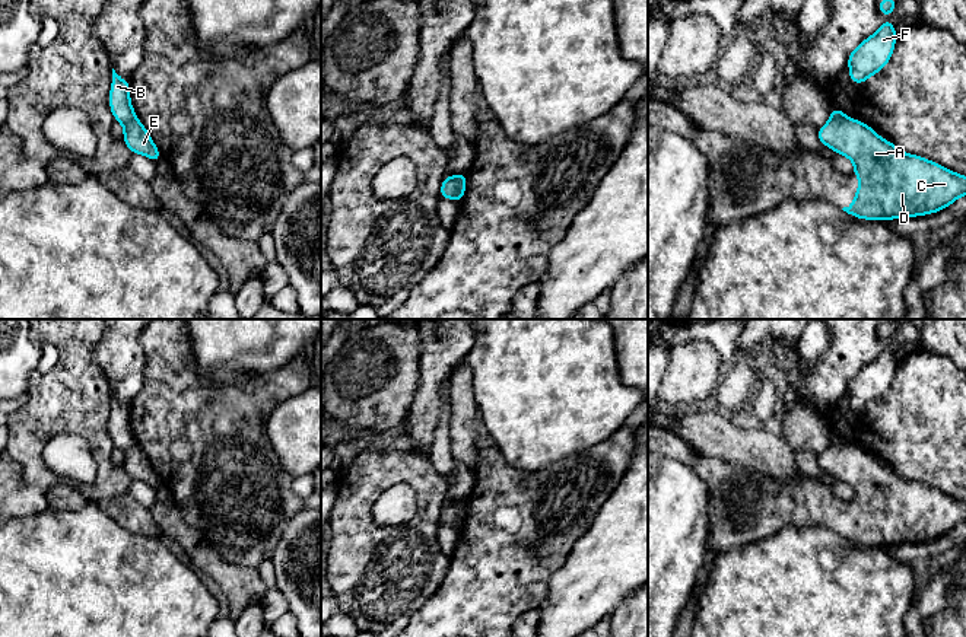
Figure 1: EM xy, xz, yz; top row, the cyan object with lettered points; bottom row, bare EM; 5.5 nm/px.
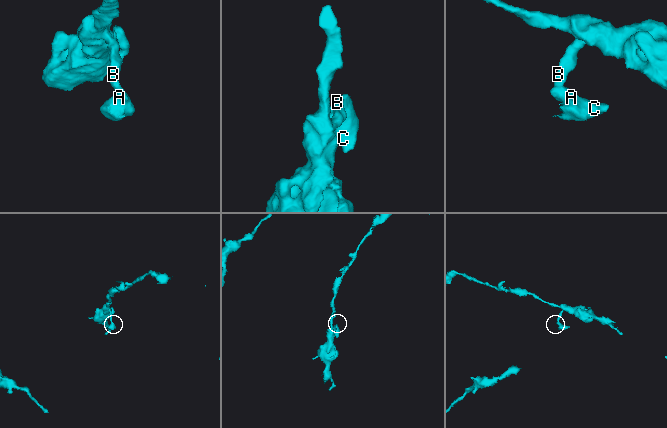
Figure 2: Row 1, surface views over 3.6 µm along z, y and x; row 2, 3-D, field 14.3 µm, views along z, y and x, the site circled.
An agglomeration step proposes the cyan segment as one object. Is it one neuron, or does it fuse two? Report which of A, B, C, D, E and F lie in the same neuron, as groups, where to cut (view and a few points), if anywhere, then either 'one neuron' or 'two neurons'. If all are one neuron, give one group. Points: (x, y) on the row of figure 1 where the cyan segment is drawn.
A C D E / B F | xz (456, 175), (457, 185), (451, 197) | two neurons

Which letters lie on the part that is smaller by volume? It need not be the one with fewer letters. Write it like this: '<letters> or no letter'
A, C, D, E

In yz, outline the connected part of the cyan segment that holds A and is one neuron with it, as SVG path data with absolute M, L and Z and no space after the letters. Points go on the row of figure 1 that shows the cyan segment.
M832 117L819 128L817 137L820 144L854 162L852 173L859 178L859 187L852 204L842 210L857 219L893 220L925 216L938 213L966 195L966 175L956 173L918 155L905 153L855 118Z

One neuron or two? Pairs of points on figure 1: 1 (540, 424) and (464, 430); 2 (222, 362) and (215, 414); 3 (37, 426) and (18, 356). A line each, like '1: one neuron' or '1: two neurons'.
1: two neurons
2: two neurons
3: two neurons

